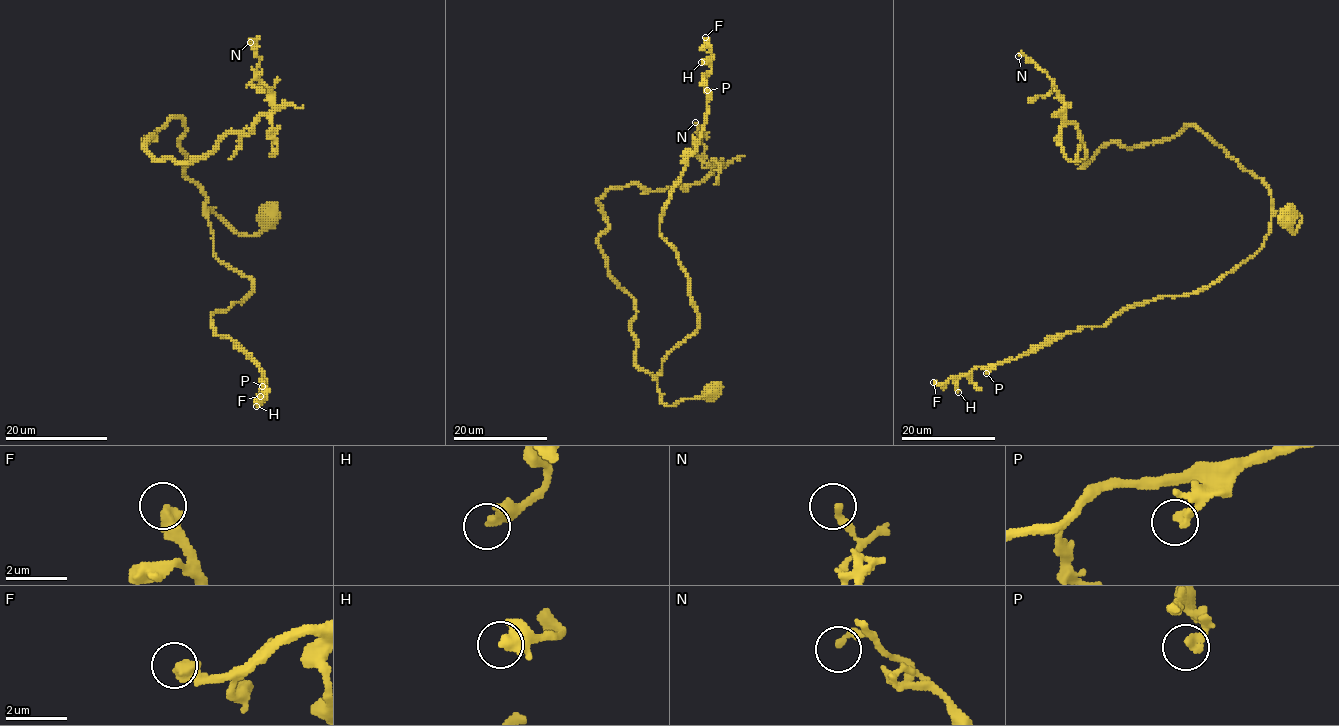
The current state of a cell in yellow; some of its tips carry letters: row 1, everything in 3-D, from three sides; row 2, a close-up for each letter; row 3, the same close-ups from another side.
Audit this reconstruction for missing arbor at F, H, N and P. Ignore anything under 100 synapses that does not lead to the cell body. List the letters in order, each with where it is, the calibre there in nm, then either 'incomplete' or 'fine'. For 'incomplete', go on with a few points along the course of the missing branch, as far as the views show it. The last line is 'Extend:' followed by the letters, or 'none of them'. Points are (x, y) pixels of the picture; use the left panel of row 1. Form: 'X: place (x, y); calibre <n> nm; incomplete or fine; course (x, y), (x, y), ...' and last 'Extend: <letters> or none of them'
F: place (260, 396); calibre 480 nm; incomplete
H: place (256, 406); calibre 460 nm; fine
N: place (250, 42); calibre 240 nm; fine
P: place (262, 386); calibre 280 nm; fine
Extend: F

